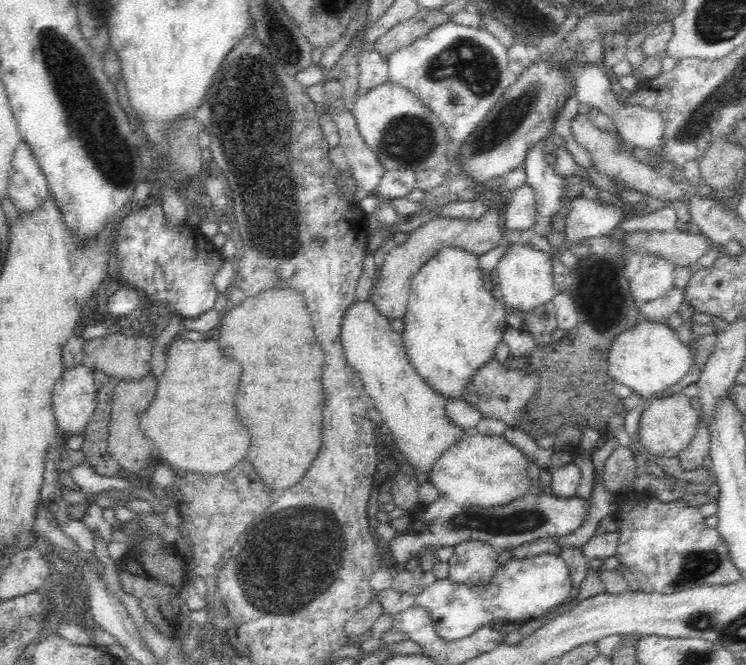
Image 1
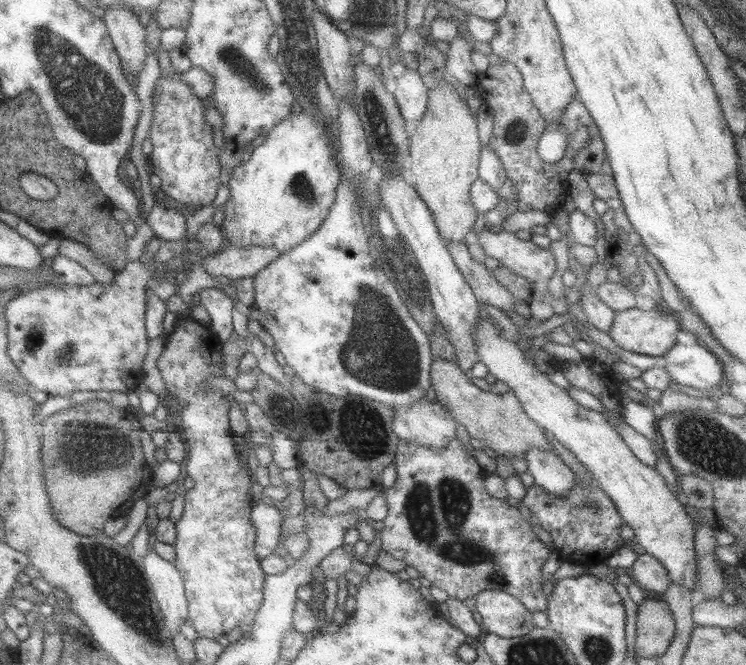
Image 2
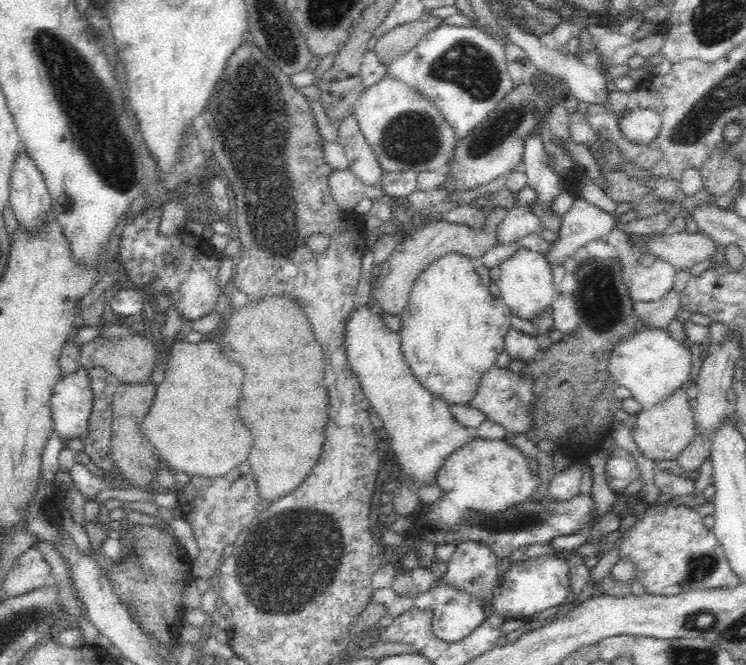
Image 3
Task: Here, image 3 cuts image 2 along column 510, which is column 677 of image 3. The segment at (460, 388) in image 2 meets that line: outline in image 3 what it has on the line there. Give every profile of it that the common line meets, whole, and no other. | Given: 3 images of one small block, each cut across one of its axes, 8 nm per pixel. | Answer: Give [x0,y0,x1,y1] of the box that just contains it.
[630,390,694,464]

